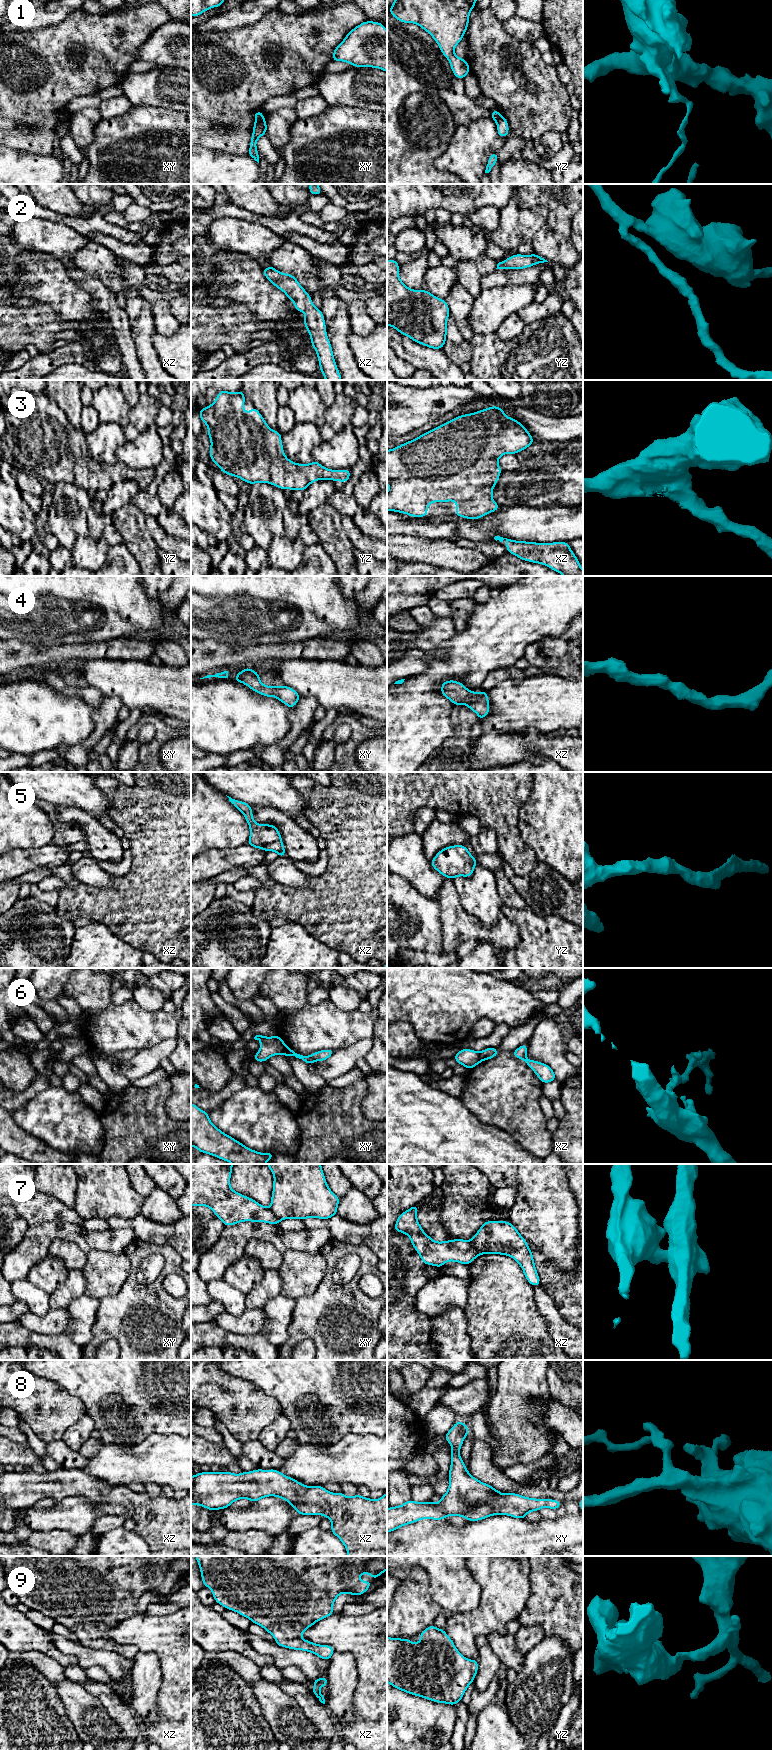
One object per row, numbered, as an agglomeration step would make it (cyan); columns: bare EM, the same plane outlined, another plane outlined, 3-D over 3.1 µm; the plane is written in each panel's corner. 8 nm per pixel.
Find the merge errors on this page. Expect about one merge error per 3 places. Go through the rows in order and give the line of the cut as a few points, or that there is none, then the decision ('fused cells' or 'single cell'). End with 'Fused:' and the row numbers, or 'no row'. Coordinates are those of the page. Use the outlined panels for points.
1: cut in xy along (263, 118), (255, 122); fused cells
2: no cut; single cell
3: no cut; single cell
4: no cut; single cell
5: no cut; single cell
6: cut in xz along (478, 1052), (481, 1060); fused cells
7: cut in xy along (269, 1207), (280, 1220); fused cells
8: no cut; single cell
9: no cut; single cell
Fused: 1, 6, 7

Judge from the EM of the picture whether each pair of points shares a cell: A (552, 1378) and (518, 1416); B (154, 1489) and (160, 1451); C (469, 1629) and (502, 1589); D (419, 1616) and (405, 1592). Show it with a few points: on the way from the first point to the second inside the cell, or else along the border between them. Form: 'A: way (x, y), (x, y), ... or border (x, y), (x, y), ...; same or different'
A: border (545, 1370), (548, 1392), (551, 1397); different
B: border (144, 1484), (156, 1483), (161, 1486); different
C: way (479, 1619), (499, 1599); same
D: way (413, 1610), (411, 1598); same

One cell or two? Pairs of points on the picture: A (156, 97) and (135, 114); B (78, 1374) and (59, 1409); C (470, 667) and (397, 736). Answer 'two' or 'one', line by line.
A: two
B: two
C: one

